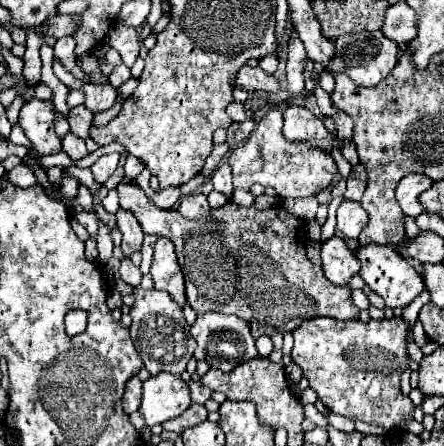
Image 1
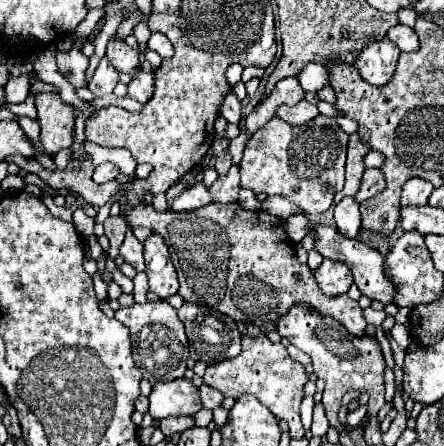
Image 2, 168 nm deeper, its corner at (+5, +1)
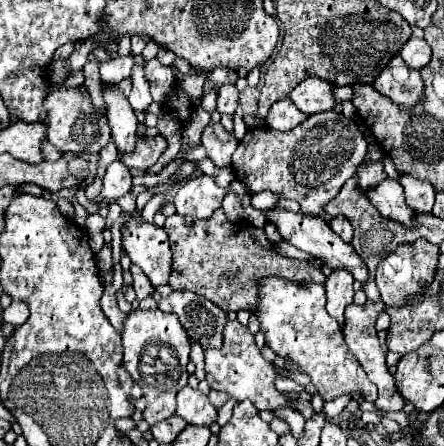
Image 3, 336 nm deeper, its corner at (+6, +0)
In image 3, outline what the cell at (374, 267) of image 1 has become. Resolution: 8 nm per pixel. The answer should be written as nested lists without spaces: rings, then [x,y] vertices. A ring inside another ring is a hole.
[[[271,208],[271,210],[267,210],[267,220],[273,222],[279,228],[279,234],[283,236],[283,240],[287,240],[289,244],[297,246],[299,250],[303,250],[303,252],[319,258],[331,270],[345,268],[361,284],[365,284],[369,280],[369,270],[367,270],[365,262],[361,260],[361,256],[353,250],[351,244],[347,244],[341,238],[337,238],[337,234],[329,228],[329,224],[321,216],[309,216],[309,214],[301,214],[301,212],[293,214],[293,212],[287,212],[287,210],[273,210]]]

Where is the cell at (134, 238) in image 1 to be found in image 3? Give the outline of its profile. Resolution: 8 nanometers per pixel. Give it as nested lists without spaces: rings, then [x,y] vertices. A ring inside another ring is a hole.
[[[131,264],[129,270],[131,270],[131,274],[133,274],[133,290],[135,290],[135,294],[137,294],[137,300],[143,300],[145,296],[149,296],[149,294],[155,292],[155,288],[153,288],[151,282],[149,282],[149,278],[143,274],[143,270],[141,270],[139,266]]]

